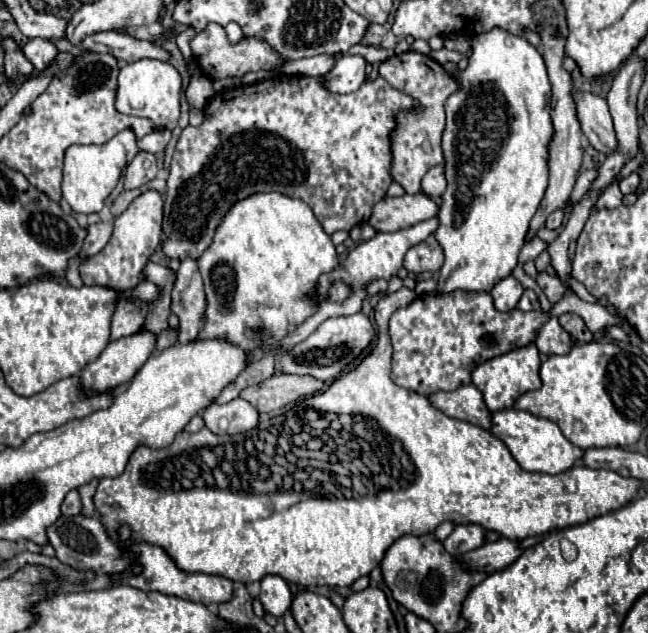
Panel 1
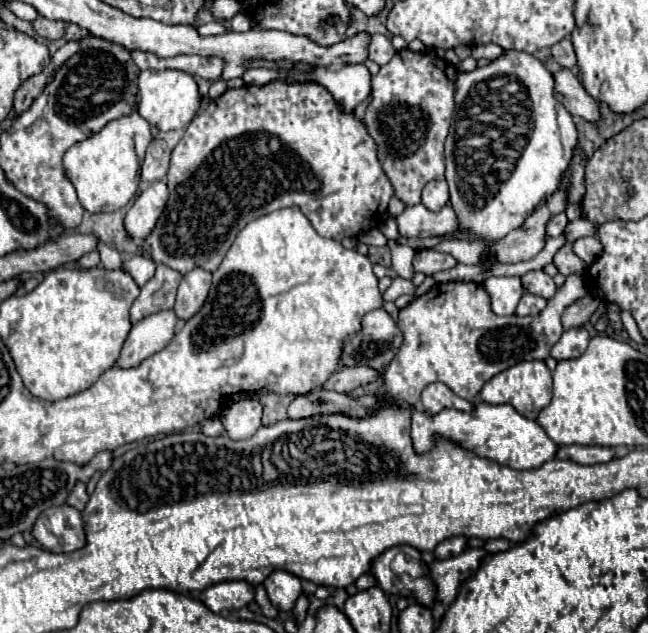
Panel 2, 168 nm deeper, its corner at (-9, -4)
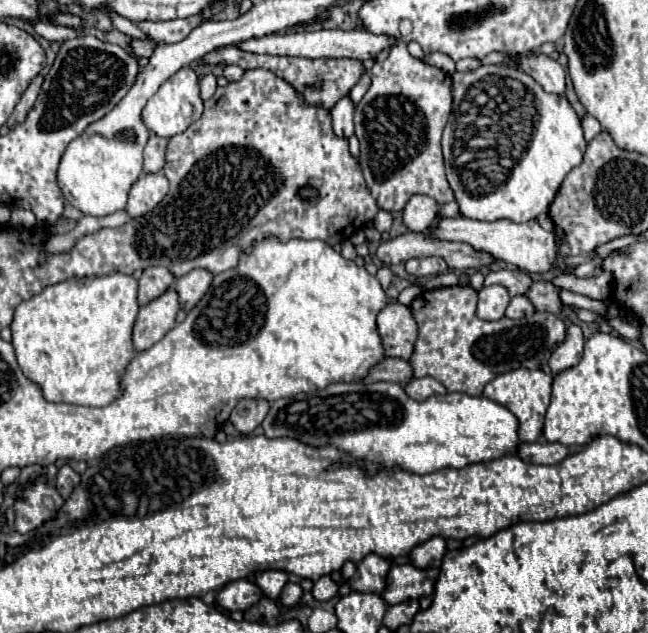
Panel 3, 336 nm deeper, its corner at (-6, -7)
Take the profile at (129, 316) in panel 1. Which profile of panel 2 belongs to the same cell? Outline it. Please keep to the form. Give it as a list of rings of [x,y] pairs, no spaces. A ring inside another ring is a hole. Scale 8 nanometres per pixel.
[[[158,265],[156,275],[142,287],[138,299],[130,309],[132,325],[136,325],[148,315],[154,315],[164,309],[172,309],[180,279],[182,275],[176,269],[170,269],[168,265]]]

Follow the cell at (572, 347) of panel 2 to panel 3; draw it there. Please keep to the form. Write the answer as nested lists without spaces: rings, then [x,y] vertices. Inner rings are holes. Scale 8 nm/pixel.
[[[569,324],[569,332],[567,332],[567,340],[563,344],[559,344],[555,348],[555,352],[549,358],[549,368],[553,374],[559,374],[567,368],[573,368],[575,364],[579,364],[581,354],[583,354],[583,332],[579,326]]]

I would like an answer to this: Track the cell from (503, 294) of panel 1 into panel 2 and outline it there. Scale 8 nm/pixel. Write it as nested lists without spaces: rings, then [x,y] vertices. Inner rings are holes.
[[[488,277],[482,285],[492,299],[492,311],[496,315],[514,315],[516,305],[524,295],[520,277]]]

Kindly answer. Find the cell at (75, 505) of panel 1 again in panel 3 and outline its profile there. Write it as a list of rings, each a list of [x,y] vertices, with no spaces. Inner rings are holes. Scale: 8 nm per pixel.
[[[63,464],[55,476],[55,486],[57,486],[59,494],[63,498],[69,498],[69,494],[73,492],[73,486],[77,486],[77,482],[79,482],[79,474],[69,464]]]

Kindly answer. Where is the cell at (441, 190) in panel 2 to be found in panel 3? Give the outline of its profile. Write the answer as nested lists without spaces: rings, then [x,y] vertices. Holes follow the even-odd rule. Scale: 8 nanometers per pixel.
[[[417,194],[409,198],[409,202],[403,208],[403,224],[411,232],[425,232],[429,230],[431,222],[439,214],[439,204],[433,202],[433,198]]]

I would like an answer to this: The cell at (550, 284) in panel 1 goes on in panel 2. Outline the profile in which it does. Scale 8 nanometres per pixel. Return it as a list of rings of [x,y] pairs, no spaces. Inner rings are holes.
[[[530,271],[522,275],[520,279],[522,279],[524,289],[532,295],[540,295],[544,299],[552,299],[556,295],[556,283],[544,271]]]

